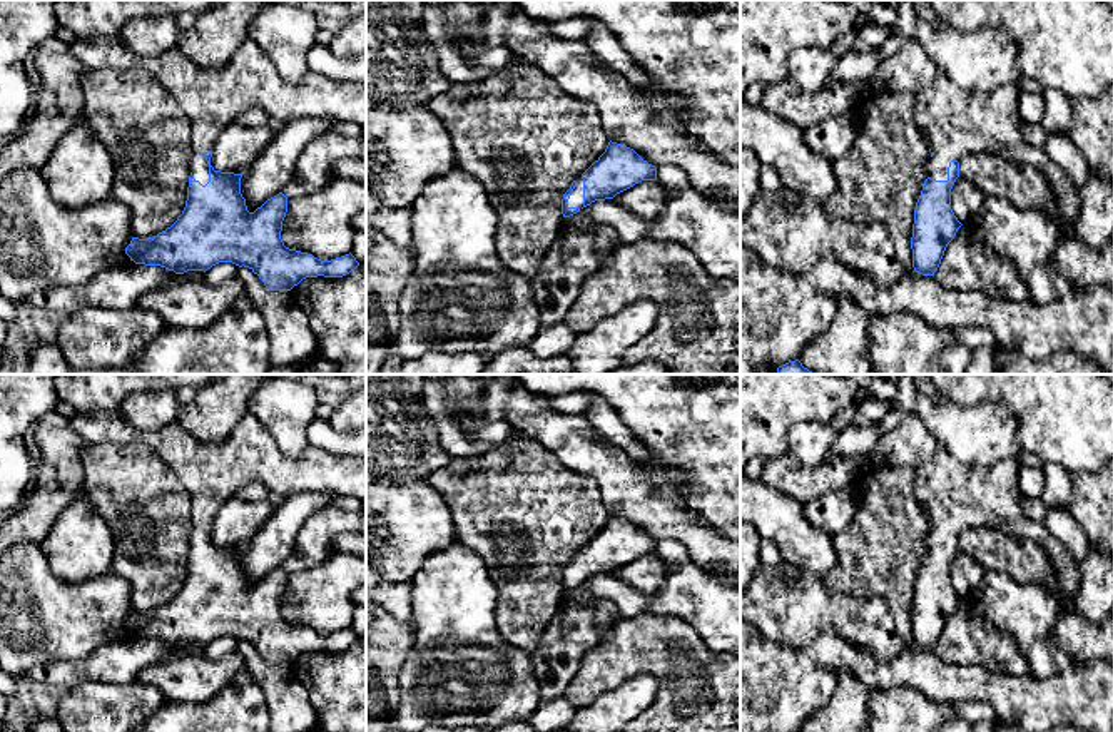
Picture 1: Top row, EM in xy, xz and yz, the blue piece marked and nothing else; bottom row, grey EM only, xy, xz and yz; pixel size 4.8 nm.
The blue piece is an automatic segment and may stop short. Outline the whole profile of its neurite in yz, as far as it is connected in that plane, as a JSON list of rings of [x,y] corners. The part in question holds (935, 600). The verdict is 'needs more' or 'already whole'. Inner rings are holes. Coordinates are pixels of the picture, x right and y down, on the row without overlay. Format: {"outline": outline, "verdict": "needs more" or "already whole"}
{"outline": [[[912,413],[882,435],[864,460],[874,466],[909,468],[914,473],[914,496],[933,525],[914,583],[911,623],[916,647],[934,650],[948,618],[963,600],[951,583],[951,563],[964,528],[991,526],[1036,541],[1051,562],[1046,590],[1065,610],[1070,608],[1081,585],[1081,568],[1043,521],[1023,513],[1018,460],[986,466],[963,463]]], "verdict": "needs more"}

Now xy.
{"outline": [[[119,411],[75,413],[69,426],[85,443],[137,443],[155,451],[177,475],[191,495],[191,550],[187,575],[177,595],[149,613],[132,612],[125,628],[135,638],[160,640],[175,648],[207,645],[219,637],[249,642],[271,665],[291,665],[306,652],[343,652],[359,637],[346,630],[321,635],[313,628],[289,623],[281,613],[287,572],[279,567],[254,587],[247,585],[241,568],[242,548],[221,546],[211,540],[217,511],[242,488],[262,485],[279,503],[304,491],[324,496],[354,496],[366,500],[366,456],[334,455],[323,448],[307,446],[299,456],[286,455],[267,428],[251,413],[232,430],[222,443],[199,443],[179,421],[159,430],[142,431],[127,423]]], "verdict": "needs more"}

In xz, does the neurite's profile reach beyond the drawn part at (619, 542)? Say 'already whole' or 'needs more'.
needs more

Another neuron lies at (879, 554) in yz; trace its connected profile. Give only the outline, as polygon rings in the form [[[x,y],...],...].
[[[862,458],[852,486],[859,490],[861,503],[851,523],[834,535],[836,563],[822,580],[829,590],[852,598],[884,598],[901,638],[911,643],[914,583],[928,553],[926,540],[933,526],[914,496],[914,473],[909,468],[874,466]]]

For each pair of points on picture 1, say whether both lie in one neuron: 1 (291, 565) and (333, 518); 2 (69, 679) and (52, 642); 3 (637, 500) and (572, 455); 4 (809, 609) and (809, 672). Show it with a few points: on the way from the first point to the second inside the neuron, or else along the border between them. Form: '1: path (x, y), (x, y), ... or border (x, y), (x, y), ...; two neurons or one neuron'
1: path (304, 557), (320, 532); one neuron
2: border (97, 649), (77, 660), (52, 660), (37, 669); two neurons
3: path (620, 483), (589, 455); one neuron
4: border (771, 639), (804, 649), (836, 632), (848, 644); two neurons

